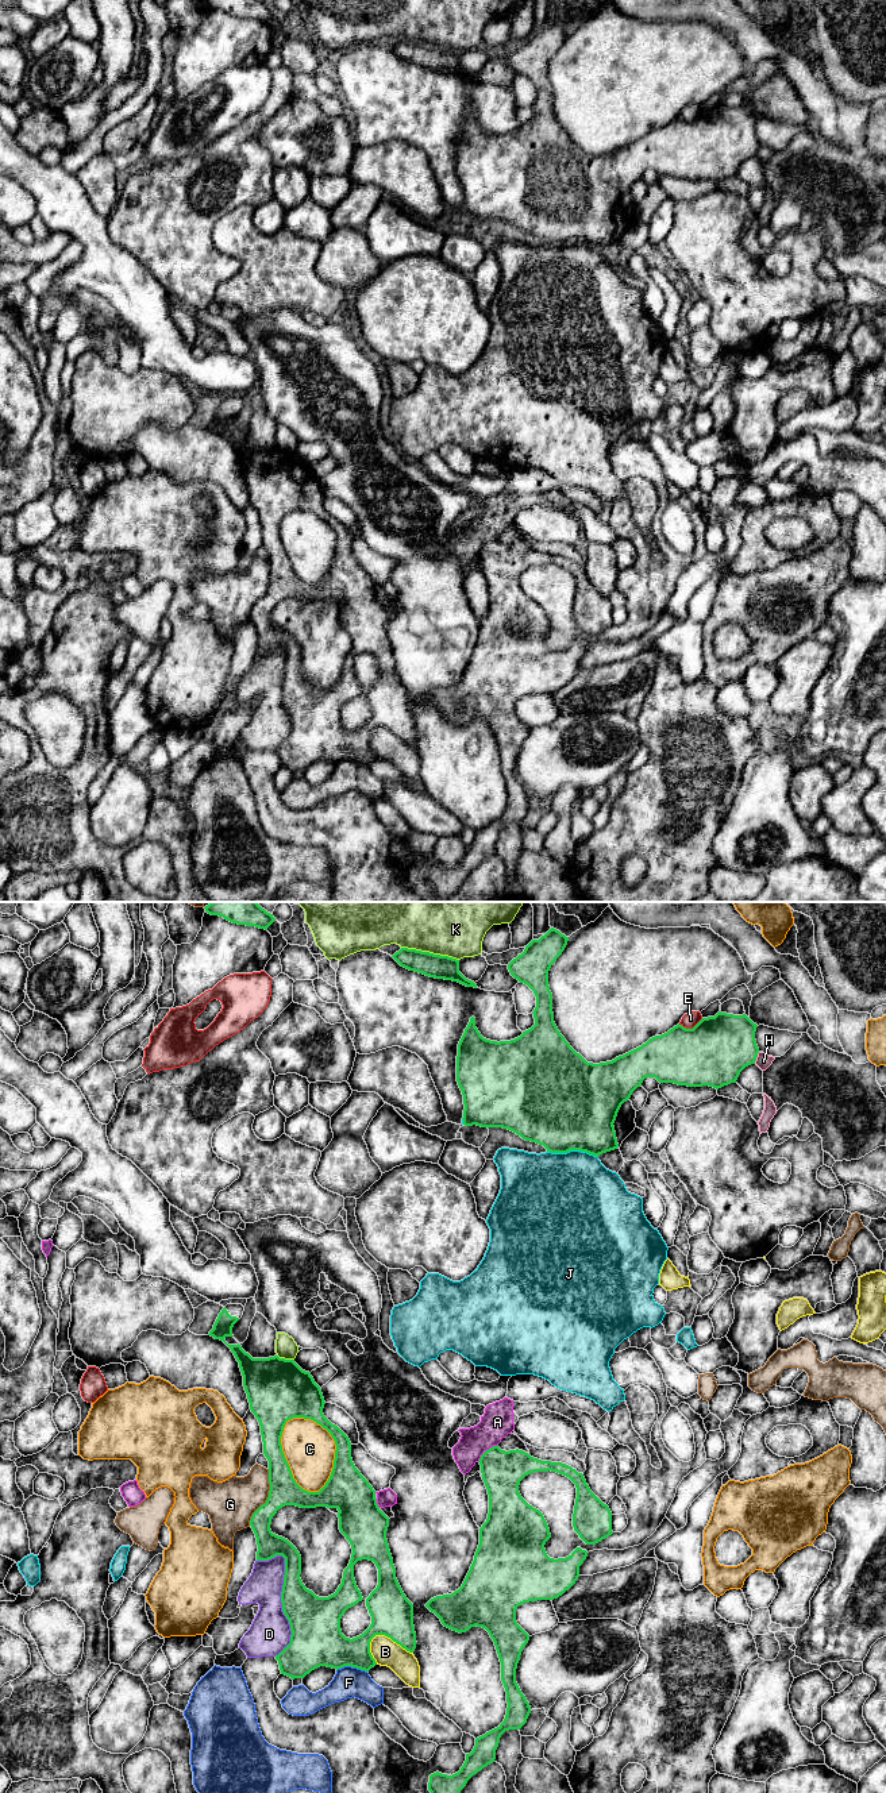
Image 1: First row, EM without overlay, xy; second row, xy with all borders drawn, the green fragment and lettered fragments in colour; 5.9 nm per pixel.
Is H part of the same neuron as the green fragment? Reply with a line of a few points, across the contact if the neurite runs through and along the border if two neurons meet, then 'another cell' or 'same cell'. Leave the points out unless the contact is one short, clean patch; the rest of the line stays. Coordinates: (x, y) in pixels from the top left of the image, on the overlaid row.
line xy (759, 1052), (754, 1063); another cell

